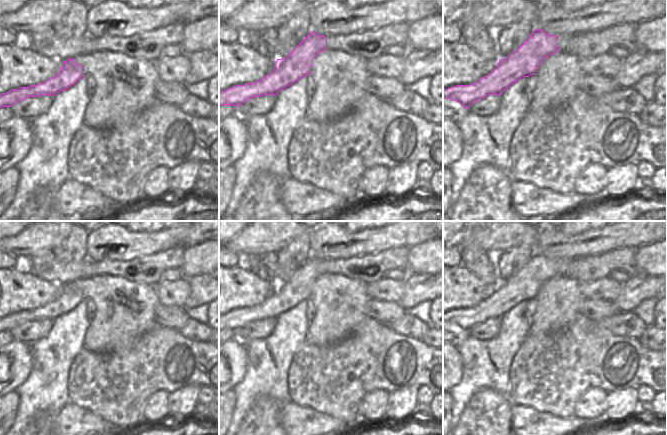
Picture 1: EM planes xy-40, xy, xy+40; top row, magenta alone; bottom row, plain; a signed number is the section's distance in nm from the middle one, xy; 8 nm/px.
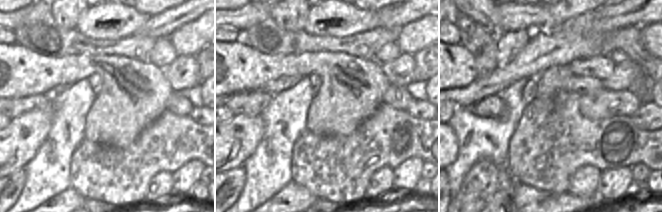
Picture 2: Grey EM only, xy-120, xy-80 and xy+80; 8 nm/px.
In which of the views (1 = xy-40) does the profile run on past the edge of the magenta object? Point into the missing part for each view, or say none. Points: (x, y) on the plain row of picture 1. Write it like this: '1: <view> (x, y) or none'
1: none

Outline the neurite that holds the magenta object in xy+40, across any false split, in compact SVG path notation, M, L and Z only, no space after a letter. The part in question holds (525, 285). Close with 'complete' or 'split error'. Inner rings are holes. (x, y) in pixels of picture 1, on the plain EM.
M535 253L516 275L500 283L497 290L476 307L443 313L443 324L456 325L467 333L488 319L501 319L522 301L535 299L543 284L558 275L555 259Z | complete

